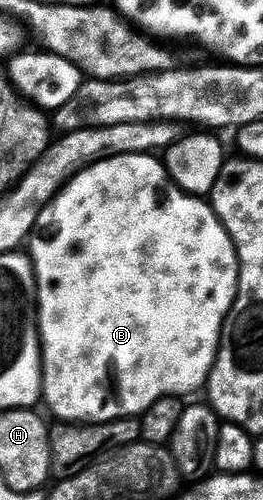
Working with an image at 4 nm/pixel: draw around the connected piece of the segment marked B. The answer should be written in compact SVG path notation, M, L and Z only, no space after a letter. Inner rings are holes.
M148 153L119 154L116 157L105 157L96 160L94 164L87 165L82 168L78 174L67 184L63 186L58 194L44 206L39 217L36 219L34 232L29 238L29 246L31 245L31 259L35 263L35 274L33 280L37 286L37 298L39 297L39 330L37 336L41 342L41 368L43 370L43 387L41 390L42 400L47 401L47 405L51 408L51 413L63 423L102 423L105 421L120 421L123 417L138 418L147 412L149 407L153 407L153 403L157 403L166 397L182 398L183 393L195 393L204 388L207 379L214 366L215 357L218 355L219 343L222 339L223 326L227 323L227 316L231 313L231 308L235 305L235 300L239 294L239 253L235 250L235 240L227 233L227 229L219 222L219 217L215 214L214 209L204 198L194 197L193 194L187 193L186 190L179 188L171 179L170 173L167 172L167 166L162 160L159 161L158 156Z

